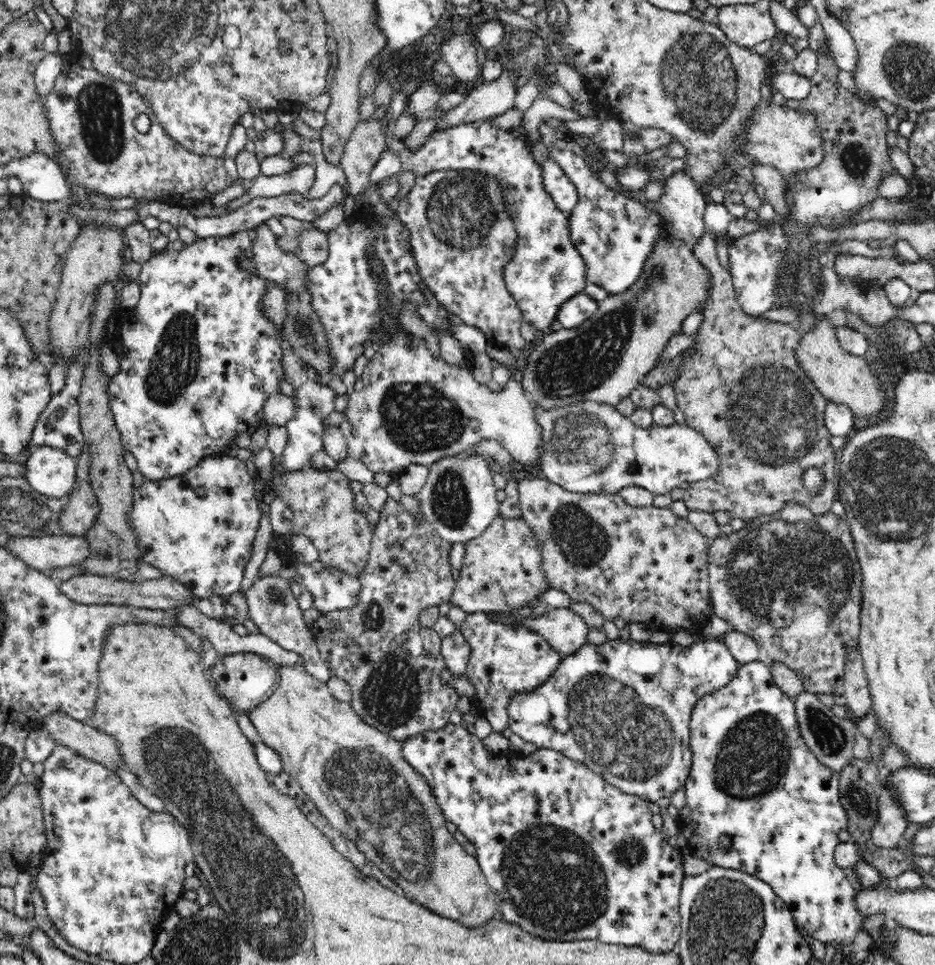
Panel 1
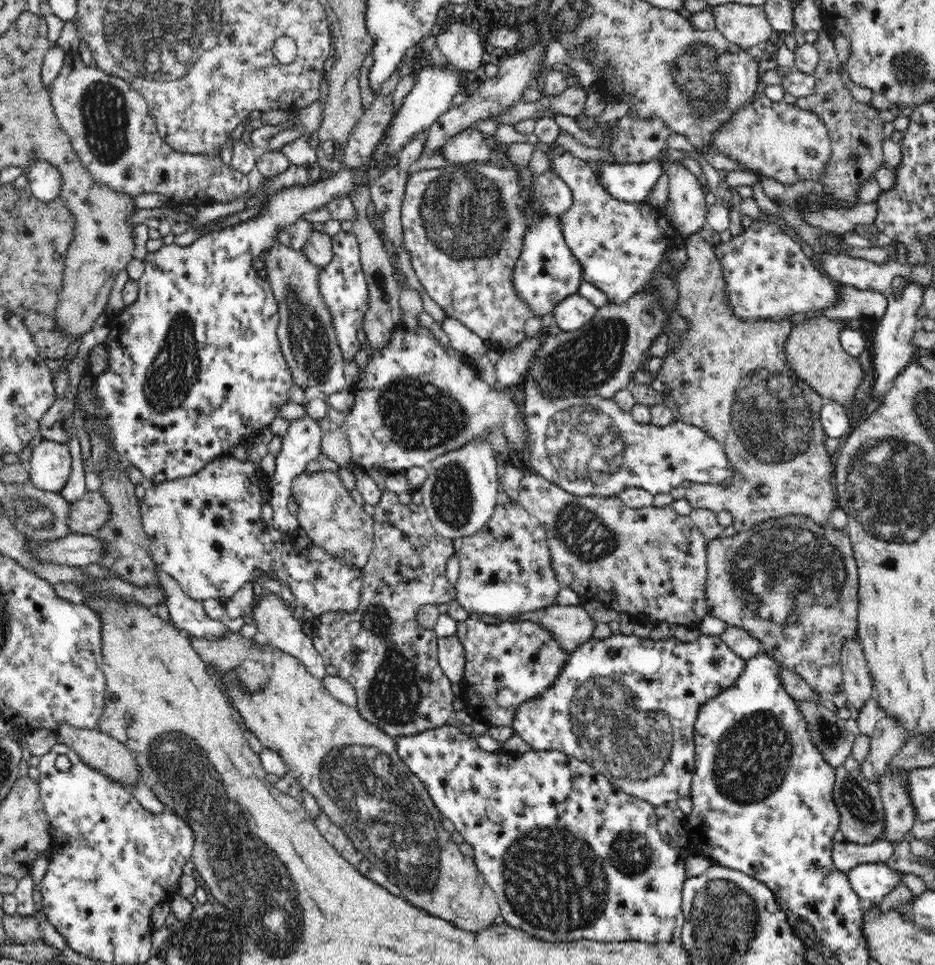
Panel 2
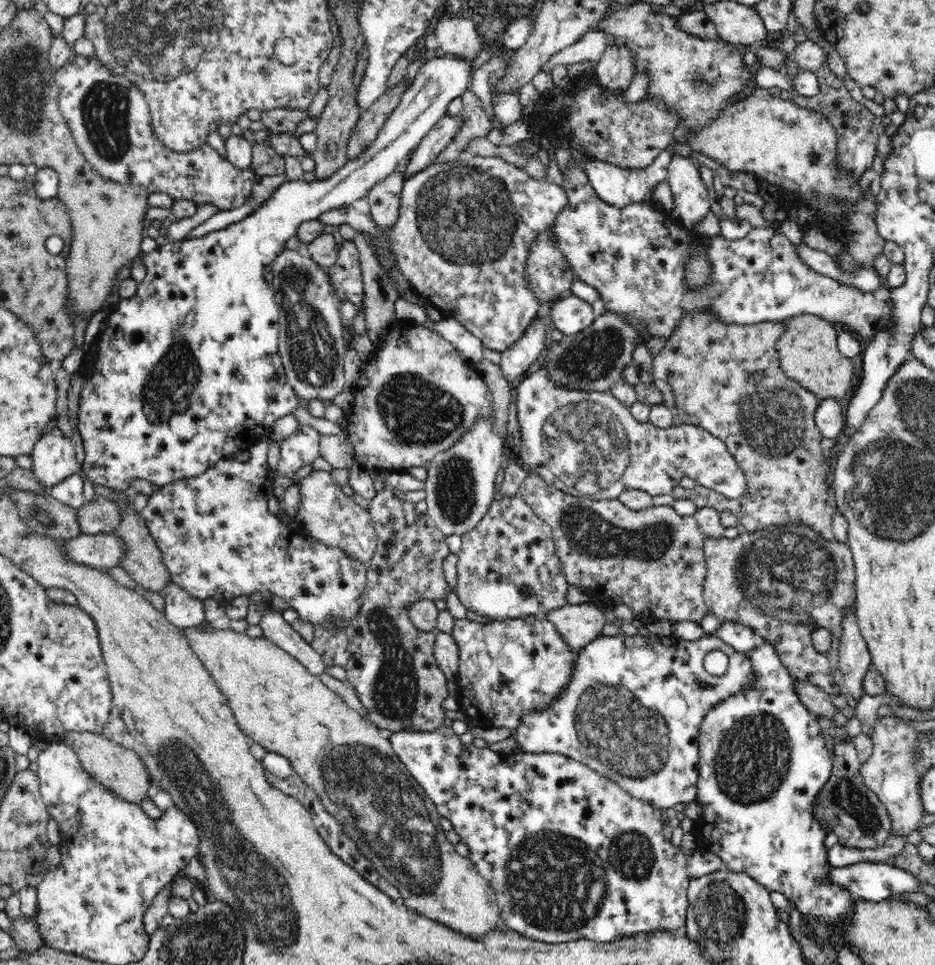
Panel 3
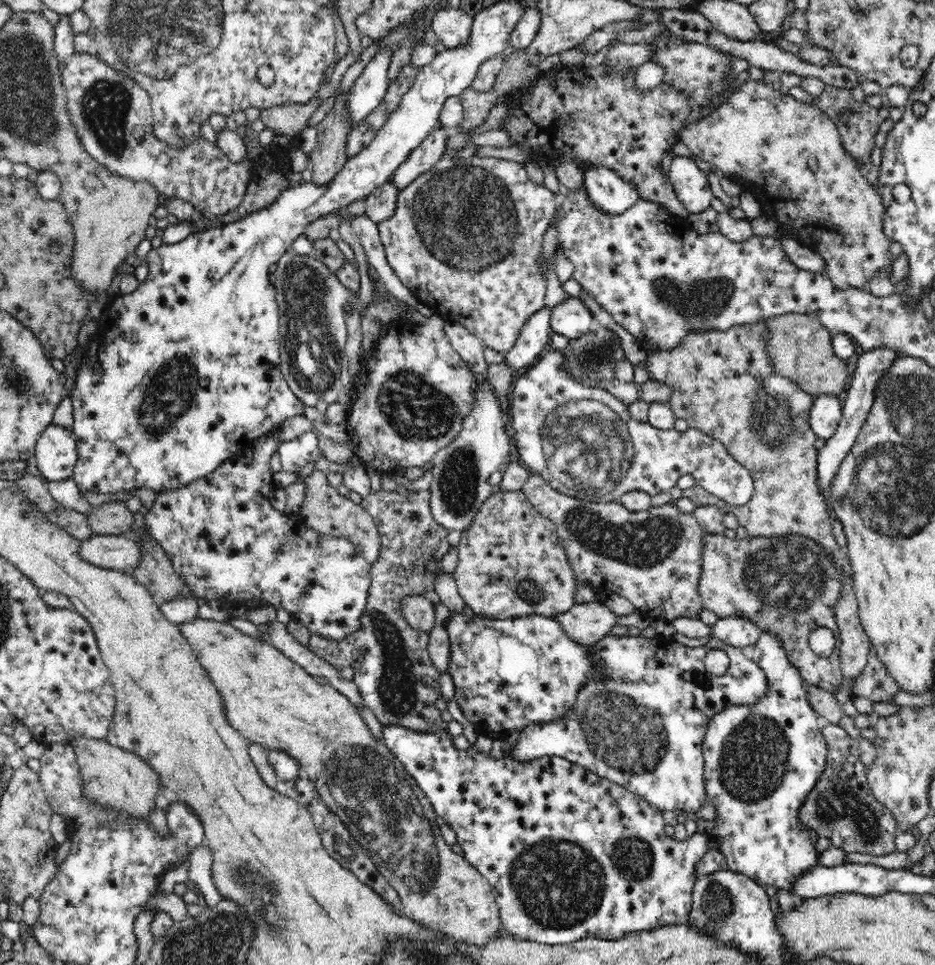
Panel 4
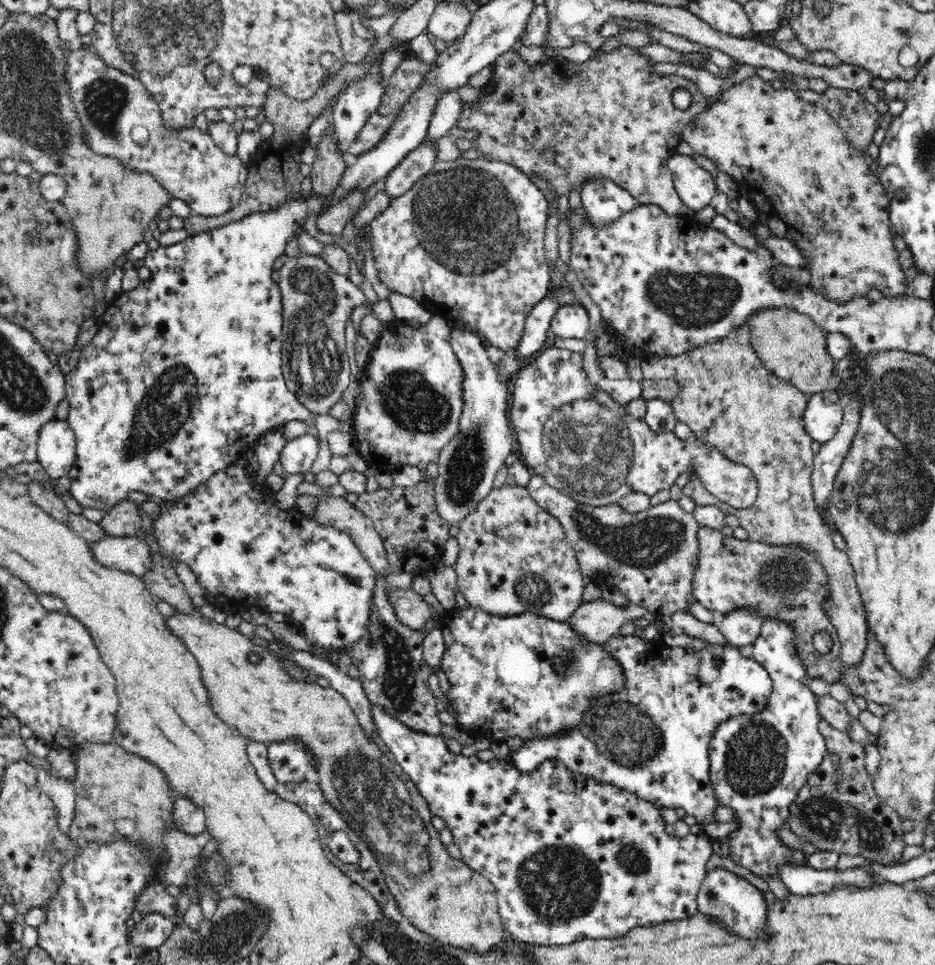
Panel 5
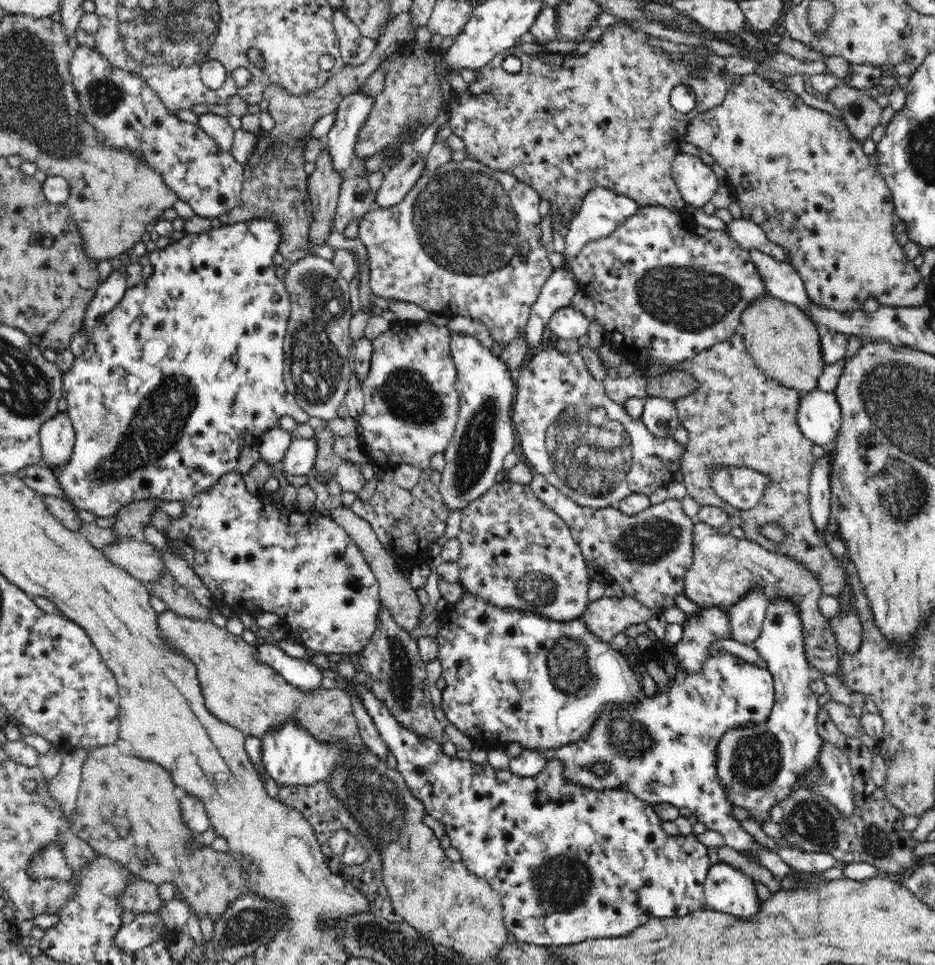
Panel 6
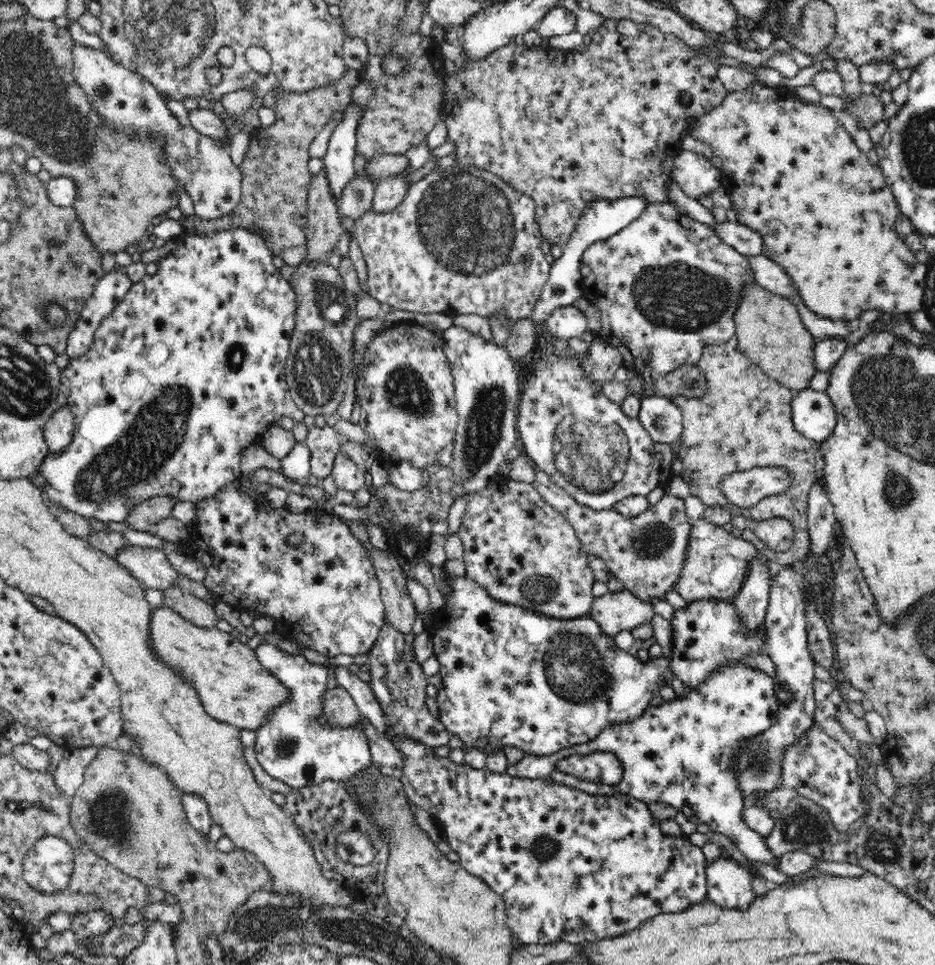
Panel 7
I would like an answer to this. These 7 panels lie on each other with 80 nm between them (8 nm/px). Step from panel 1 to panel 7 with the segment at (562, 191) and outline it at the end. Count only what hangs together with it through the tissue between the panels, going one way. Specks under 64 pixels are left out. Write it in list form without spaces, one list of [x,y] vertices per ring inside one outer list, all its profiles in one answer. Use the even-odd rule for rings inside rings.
[[[455,164],[441,171],[432,171],[422,177],[415,184],[409,186],[406,196],[392,212],[374,212],[369,210],[359,220],[355,221],[355,236],[365,258],[368,279],[367,285],[372,298],[381,303],[389,304],[392,309],[404,310],[404,312],[418,312],[418,314],[444,313],[448,316],[459,314],[478,314],[482,317],[491,317],[494,313],[502,313],[508,319],[508,332],[521,318],[531,316],[536,301],[540,298],[544,284],[547,283],[551,264],[546,261],[542,253],[542,240],[540,236],[540,224],[536,214],[534,197],[528,193],[516,189],[510,181],[503,180],[495,173],[478,165]]]

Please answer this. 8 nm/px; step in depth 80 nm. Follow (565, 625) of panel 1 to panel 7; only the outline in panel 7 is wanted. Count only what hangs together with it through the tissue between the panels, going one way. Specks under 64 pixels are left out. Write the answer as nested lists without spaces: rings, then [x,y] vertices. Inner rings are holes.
[[[623,589],[596,597],[588,615],[600,625],[604,635],[614,637],[622,630],[632,632],[637,626],[650,622],[655,610],[653,604]]]

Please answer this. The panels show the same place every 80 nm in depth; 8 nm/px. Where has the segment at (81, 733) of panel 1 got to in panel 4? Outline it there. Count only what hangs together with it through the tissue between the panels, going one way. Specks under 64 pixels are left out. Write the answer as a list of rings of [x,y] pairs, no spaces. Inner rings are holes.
[[[80,736],[71,740],[81,780],[84,780],[84,792],[92,796],[92,800],[100,800],[100,804],[112,804],[112,808],[124,808],[124,812],[132,812],[132,816],[140,816],[139,820],[148,820],[148,814],[156,810],[156,796],[167,793],[160,786],[156,771],[144,759],[133,752],[110,744],[107,739],[94,740]]]

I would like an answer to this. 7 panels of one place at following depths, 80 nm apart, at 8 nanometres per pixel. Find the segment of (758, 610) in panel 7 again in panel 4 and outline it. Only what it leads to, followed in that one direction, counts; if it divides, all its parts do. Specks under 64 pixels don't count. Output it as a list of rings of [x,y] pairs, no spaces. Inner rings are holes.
[[[740,615],[719,618],[712,626],[712,636],[739,649],[756,644],[760,633],[754,621]]]

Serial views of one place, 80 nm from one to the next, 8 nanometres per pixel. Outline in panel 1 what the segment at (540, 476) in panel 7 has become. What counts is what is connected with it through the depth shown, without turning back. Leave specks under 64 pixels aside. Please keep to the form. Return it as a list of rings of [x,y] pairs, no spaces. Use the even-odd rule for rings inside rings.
[[[525,471],[521,472],[518,481],[520,509],[523,512],[524,520],[528,523],[528,526],[532,527],[533,540],[535,540],[535,546],[537,546],[540,555],[540,569],[542,569],[543,578],[550,588],[564,591],[564,594],[568,594],[568,598],[574,600],[574,602],[592,604],[598,612],[602,612],[604,620],[613,620],[620,617],[629,624],[641,622],[645,624],[649,631],[666,630],[671,632],[674,629],[686,629],[695,636],[701,634],[702,628],[706,626],[710,616],[713,615],[707,558],[710,542],[687,517],[680,517],[669,508],[628,505],[618,493],[574,493],[553,484],[547,478],[530,477]]]

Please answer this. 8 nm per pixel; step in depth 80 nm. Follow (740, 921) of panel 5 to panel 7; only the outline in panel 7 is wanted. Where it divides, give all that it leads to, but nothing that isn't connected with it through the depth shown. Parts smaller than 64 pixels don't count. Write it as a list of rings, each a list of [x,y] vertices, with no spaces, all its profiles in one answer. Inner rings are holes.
[[[720,856],[707,864],[707,899],[716,907],[744,912],[754,904],[753,877],[733,858]]]

